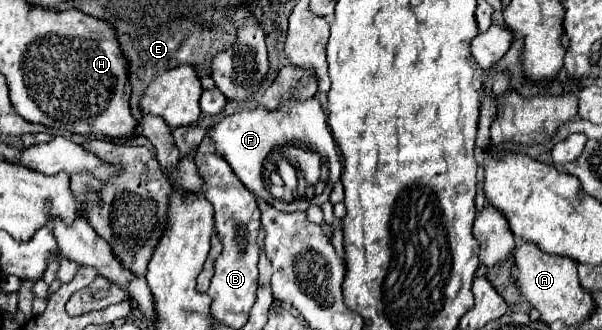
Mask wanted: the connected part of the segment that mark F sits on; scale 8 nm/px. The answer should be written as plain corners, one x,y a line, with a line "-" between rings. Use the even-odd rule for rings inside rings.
287,98
283,102
283,106
275,112
269,112
265,108
253,108
253,110
241,110
237,114
225,116
223,120
219,120
215,126
211,126
205,136
211,140
211,144
215,146
217,154
223,156
227,160
227,164
231,166
233,174
257,196
261,196
263,200
267,200
273,208
283,210
283,212
299,212
299,210
307,210
311,204
323,204
329,198
329,192
333,188
333,184
339,180
341,176
341,154
339,148
327,128
327,120
325,114
321,110
321,104
317,102
317,98
309,98
305,102
297,102
-
289,144
301,144
309,150
319,152
327,162
329,162
329,180
327,186
323,190
323,194
315,196
313,200
295,200
295,202
283,202
273,198
271,194
267,194
267,186
263,184
263,160
267,160
271,156
271,152
275,152
277,148
285,148

